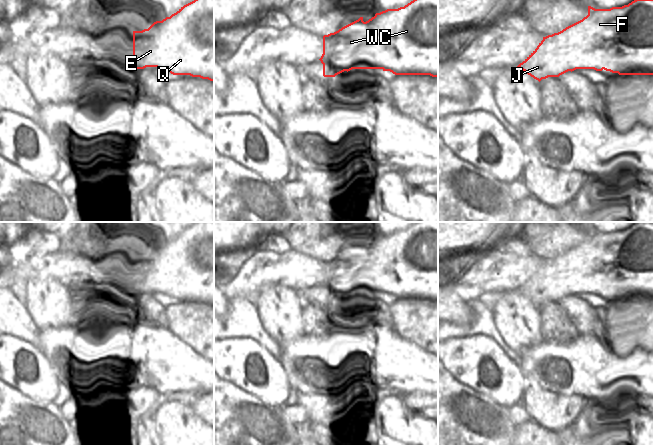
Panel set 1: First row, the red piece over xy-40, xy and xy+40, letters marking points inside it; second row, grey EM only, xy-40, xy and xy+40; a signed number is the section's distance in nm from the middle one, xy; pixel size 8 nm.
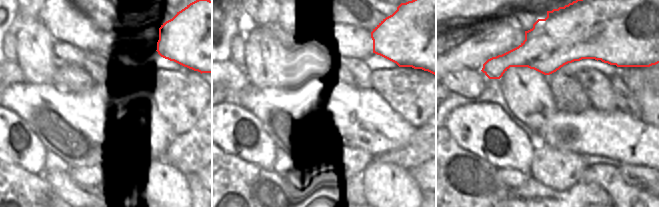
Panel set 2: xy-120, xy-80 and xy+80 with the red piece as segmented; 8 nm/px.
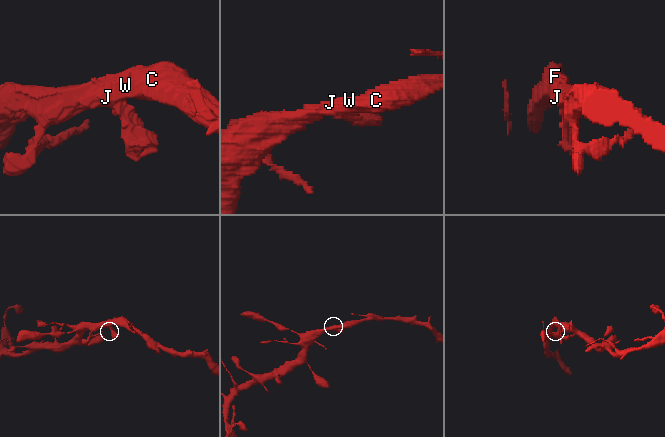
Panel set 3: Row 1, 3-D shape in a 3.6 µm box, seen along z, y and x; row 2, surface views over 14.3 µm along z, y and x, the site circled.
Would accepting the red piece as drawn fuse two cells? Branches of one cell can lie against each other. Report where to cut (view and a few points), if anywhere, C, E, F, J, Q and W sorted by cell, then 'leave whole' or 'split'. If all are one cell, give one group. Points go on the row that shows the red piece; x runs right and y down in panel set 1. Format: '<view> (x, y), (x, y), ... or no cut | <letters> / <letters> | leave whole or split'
no cut | C E F J Q W | leave whole

